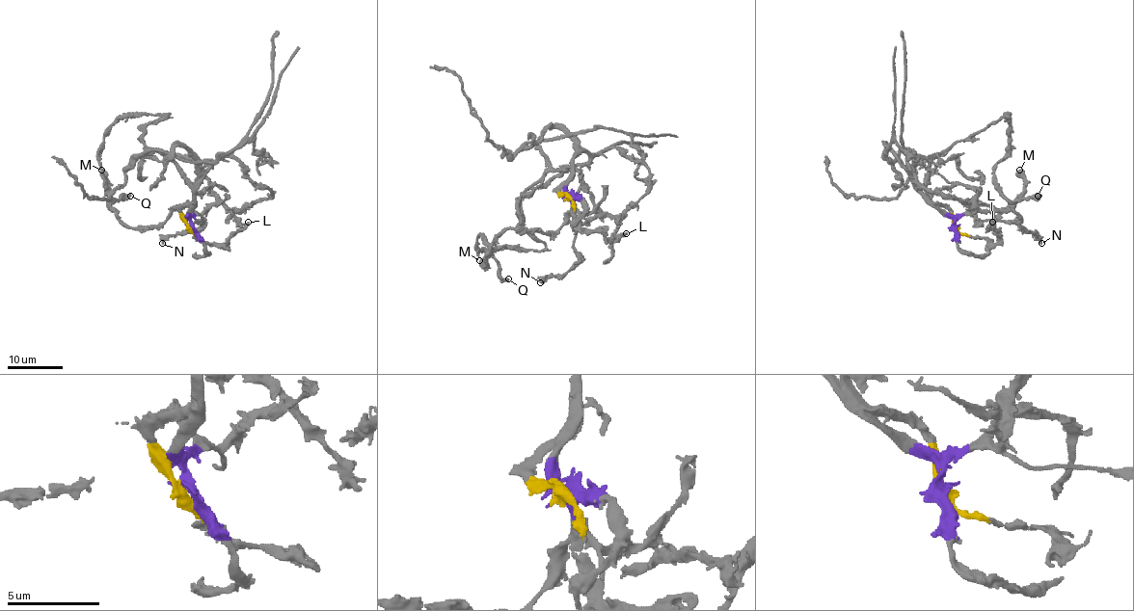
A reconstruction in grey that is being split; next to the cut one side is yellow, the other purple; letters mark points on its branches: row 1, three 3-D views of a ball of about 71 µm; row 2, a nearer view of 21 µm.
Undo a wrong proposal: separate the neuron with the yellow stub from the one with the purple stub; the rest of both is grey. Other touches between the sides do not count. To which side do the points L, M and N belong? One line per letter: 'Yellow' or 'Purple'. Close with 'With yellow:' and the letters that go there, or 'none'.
L: Yellow
M: Purple
N: Purple
With yellow: L

